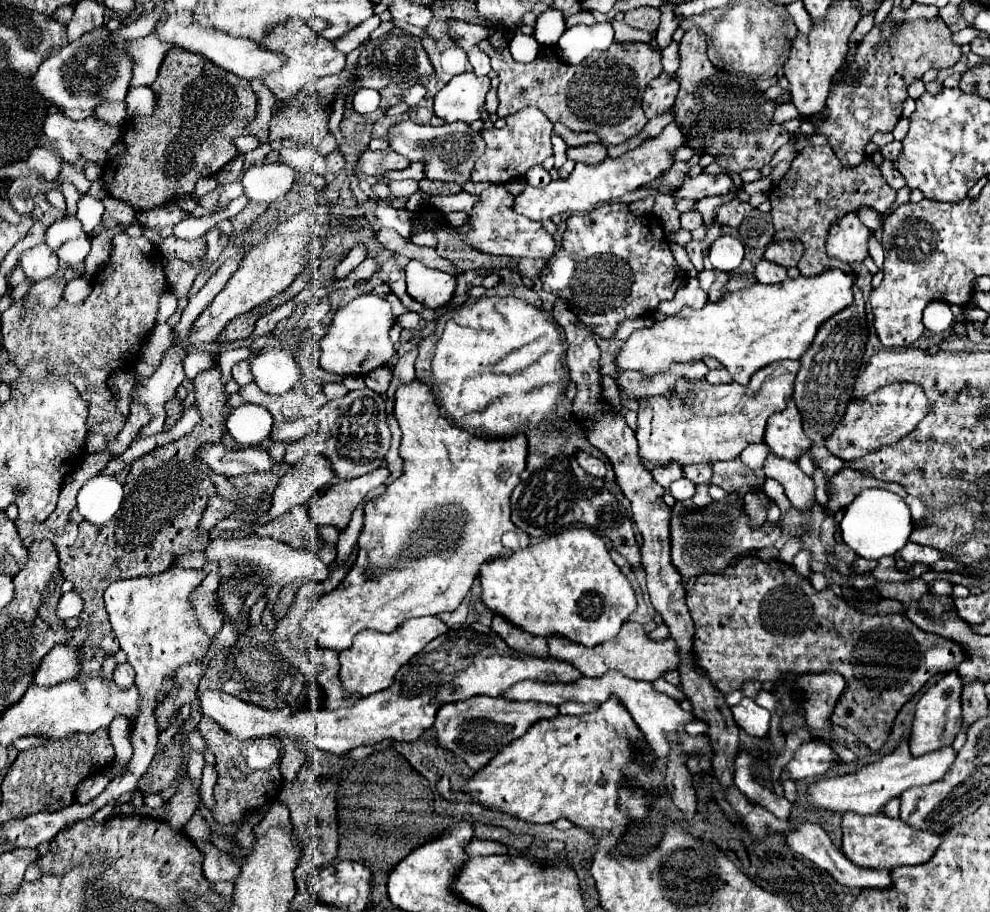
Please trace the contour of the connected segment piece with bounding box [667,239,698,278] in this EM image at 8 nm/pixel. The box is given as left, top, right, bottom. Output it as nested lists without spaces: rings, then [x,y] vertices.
[[[668,239],[667,241],[669,241],[669,247],[673,255],[675,255],[675,260],[677,261],[677,264],[679,265],[680,269],[686,272],[688,277],[697,278],[698,272],[696,271],[692,263],[690,262],[685,248],[673,243],[672,241]]]

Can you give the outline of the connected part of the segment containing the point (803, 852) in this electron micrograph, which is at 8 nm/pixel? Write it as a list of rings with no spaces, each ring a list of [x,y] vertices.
[[[801,823],[797,825],[791,833],[785,833],[785,841],[791,847],[791,851],[795,851],[797,855],[805,857],[807,861],[813,861],[815,865],[819,865],[821,869],[827,869],[835,881],[841,881],[841,885],[849,885],[849,887],[859,887],[859,889],[885,889],[891,885],[891,877],[887,869],[863,869],[853,865],[851,861],[847,861],[847,857],[843,857],[843,853],[831,843],[829,835],[817,825],[817,823]]]

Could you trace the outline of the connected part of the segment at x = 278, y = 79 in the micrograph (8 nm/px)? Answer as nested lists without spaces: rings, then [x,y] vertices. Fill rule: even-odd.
[[[291,19],[283,25],[277,25],[273,31],[269,31],[261,41],[257,41],[263,49],[275,51],[275,53],[283,53],[287,59],[283,63],[283,67],[275,73],[267,73],[261,81],[277,95],[277,97],[291,97],[295,95],[299,89],[303,89],[307,83],[327,77],[327,75],[335,75],[343,69],[345,65],[345,55],[339,53],[335,49],[335,43],[317,35],[303,19]]]

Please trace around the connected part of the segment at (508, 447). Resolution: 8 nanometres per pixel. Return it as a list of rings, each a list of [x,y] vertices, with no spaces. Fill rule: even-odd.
[[[415,379],[413,383],[409,383],[409,385],[401,385],[401,387],[395,391],[395,419],[399,421],[399,427],[401,427],[401,433],[403,433],[403,435],[401,435],[401,449],[399,449],[399,453],[401,453],[401,457],[403,457],[403,463],[405,463],[403,475],[401,475],[397,481],[393,481],[381,497],[369,499],[369,501],[365,503],[365,509],[363,509],[363,511],[365,511],[365,529],[363,529],[361,537],[359,537],[359,553],[357,553],[357,559],[355,559],[355,563],[353,563],[349,575],[341,581],[341,585],[339,585],[337,589],[325,593],[325,595],[321,595],[321,597],[317,597],[317,599],[313,601],[313,605],[309,607],[305,619],[301,621],[301,631],[303,631],[305,635],[315,637],[319,649],[333,649],[333,651],[341,653],[343,649],[351,647],[351,639],[353,639],[359,631],[363,631],[363,629],[375,629],[375,631],[379,631],[379,633],[391,633],[391,631],[393,631],[397,625],[401,625],[405,619],[411,619],[411,617],[425,617],[425,615],[439,615],[439,613],[443,613],[443,611],[453,611],[453,609],[457,609],[457,607],[461,605],[461,601],[463,601],[465,595],[469,593],[473,581],[475,581],[477,575],[479,575],[481,565],[483,565],[487,559],[491,559],[491,557],[503,557],[503,555],[505,555],[505,547],[503,547],[503,543],[501,543],[501,535],[503,535],[505,531],[515,531],[515,533],[521,537],[521,549],[525,549],[525,547],[529,545],[529,535],[523,533],[521,529],[517,529],[515,525],[511,525],[511,509],[509,509],[509,497],[511,497],[513,489],[517,487],[519,475],[525,471],[525,465],[527,465],[527,437],[525,437],[525,435],[515,435],[515,437],[503,439],[503,441],[501,441],[501,439],[499,439],[499,441],[487,441],[487,439],[479,439],[479,437],[475,437],[475,435],[469,435],[469,433],[463,431],[463,429],[455,429],[455,425],[443,421],[443,417],[439,415],[437,405],[435,405],[433,393],[429,391],[429,387],[427,387],[425,383],[421,383],[421,381],[417,381],[417,379]],[[453,507],[455,507],[455,509],[461,509],[461,519],[459,519],[459,529],[457,529],[457,531],[455,531],[455,527],[447,527],[447,525],[451,525],[453,521],[443,519],[443,513],[447,515]],[[413,543],[437,543],[437,545],[435,545],[435,549],[431,549],[431,551],[427,551],[427,553],[423,553],[423,555],[411,555],[411,545],[413,545]]]

